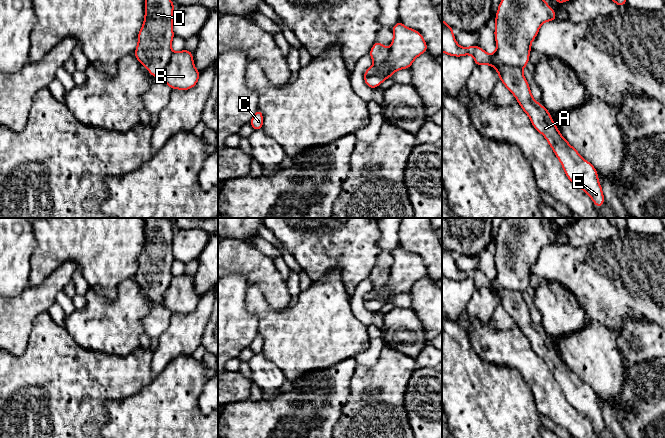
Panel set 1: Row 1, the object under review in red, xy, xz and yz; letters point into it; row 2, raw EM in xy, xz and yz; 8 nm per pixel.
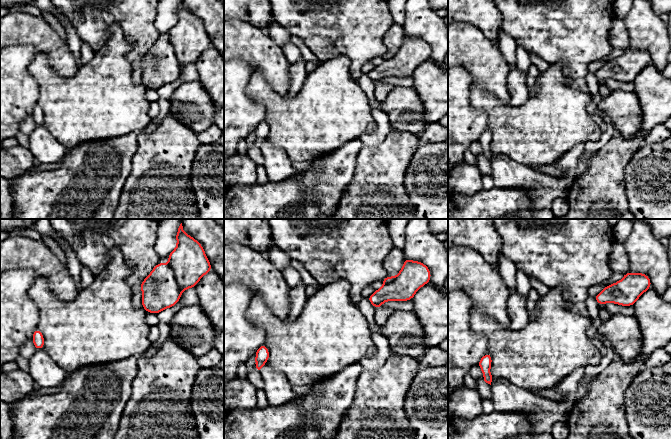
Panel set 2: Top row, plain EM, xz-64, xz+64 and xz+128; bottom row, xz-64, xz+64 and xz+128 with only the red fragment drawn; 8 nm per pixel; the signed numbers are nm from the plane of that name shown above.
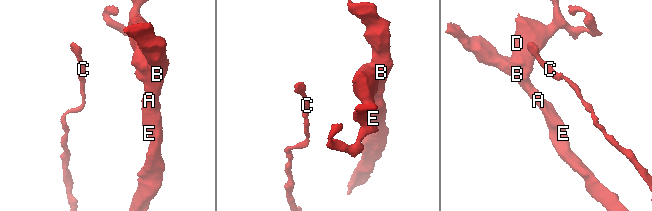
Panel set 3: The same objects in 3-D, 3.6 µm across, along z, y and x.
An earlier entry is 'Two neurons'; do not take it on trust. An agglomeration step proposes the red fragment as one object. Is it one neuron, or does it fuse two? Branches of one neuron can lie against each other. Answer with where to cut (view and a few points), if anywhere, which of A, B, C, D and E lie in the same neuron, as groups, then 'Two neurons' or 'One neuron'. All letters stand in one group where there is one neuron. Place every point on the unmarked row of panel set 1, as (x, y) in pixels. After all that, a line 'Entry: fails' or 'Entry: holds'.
Split along yz (491, 279), (492, 284), (497, 289), (519, 290), (521, 292). Groups: A B C E / D. Two neurons
Entry: holds

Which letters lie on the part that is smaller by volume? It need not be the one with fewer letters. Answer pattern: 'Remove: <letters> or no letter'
Remove: D

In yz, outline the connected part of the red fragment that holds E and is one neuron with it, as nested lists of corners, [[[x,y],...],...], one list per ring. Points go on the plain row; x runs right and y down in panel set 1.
[[[442,243],[442,276],[461,281],[472,279],[475,290],[490,289],[497,294],[499,304],[515,320],[522,334],[529,340],[534,352],[547,364],[554,378],[560,385],[567,402],[582,413],[600,432],[605,426],[598,396],[594,390],[583,383],[557,353],[548,334],[535,325],[522,292],[514,290],[497,290],[492,279],[477,269],[460,271],[454,261],[453,252]]]

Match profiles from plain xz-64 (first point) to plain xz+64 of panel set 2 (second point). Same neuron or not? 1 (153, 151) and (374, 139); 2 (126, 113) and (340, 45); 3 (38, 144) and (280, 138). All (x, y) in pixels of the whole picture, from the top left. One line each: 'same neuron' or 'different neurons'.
1: different neurons
2: different neurons
3: different neurons

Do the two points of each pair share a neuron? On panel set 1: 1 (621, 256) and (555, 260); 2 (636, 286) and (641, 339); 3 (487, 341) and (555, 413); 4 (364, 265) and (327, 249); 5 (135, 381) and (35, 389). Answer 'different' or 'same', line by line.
1: same
2: different
3: same
4: same
5: same

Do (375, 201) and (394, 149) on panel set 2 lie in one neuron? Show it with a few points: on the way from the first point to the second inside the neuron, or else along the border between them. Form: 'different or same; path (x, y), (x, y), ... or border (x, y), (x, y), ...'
same; path (375, 188), (375, 178), (387, 162)

